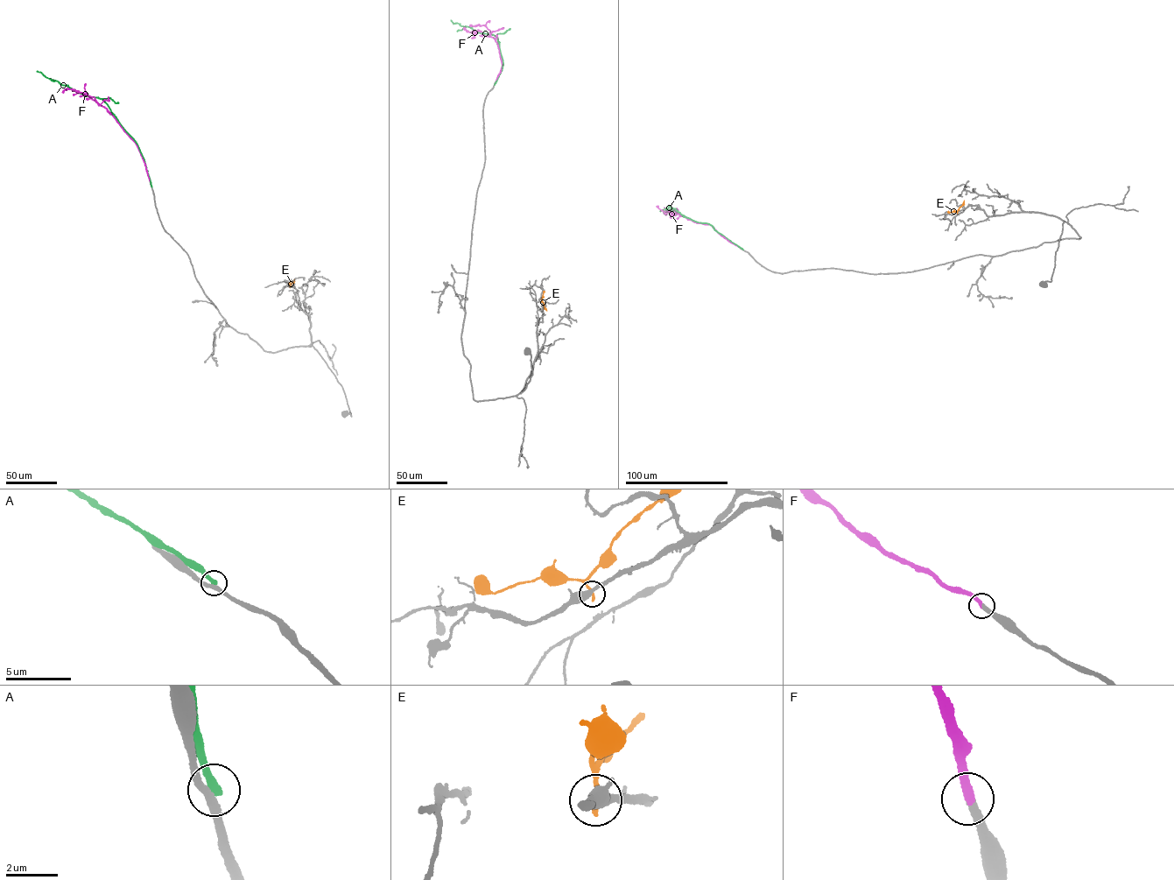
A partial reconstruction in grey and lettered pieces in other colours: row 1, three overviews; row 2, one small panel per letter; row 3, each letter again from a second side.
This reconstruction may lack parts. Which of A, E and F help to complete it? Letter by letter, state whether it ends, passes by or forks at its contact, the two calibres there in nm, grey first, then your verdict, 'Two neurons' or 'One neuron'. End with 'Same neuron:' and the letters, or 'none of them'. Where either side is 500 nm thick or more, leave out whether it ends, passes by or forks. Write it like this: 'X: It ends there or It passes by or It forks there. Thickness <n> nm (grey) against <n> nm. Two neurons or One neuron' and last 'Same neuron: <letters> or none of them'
A: It ends there. Thickness 300 nm (grey) against 320 nm. Two neurons
E: It ends there. Thickness 400 nm (grey) against 200 nm. Two neurons
F: It ends there. Thickness 360 nm (grey) against 320 nm. One neuron
Same neuron: F

